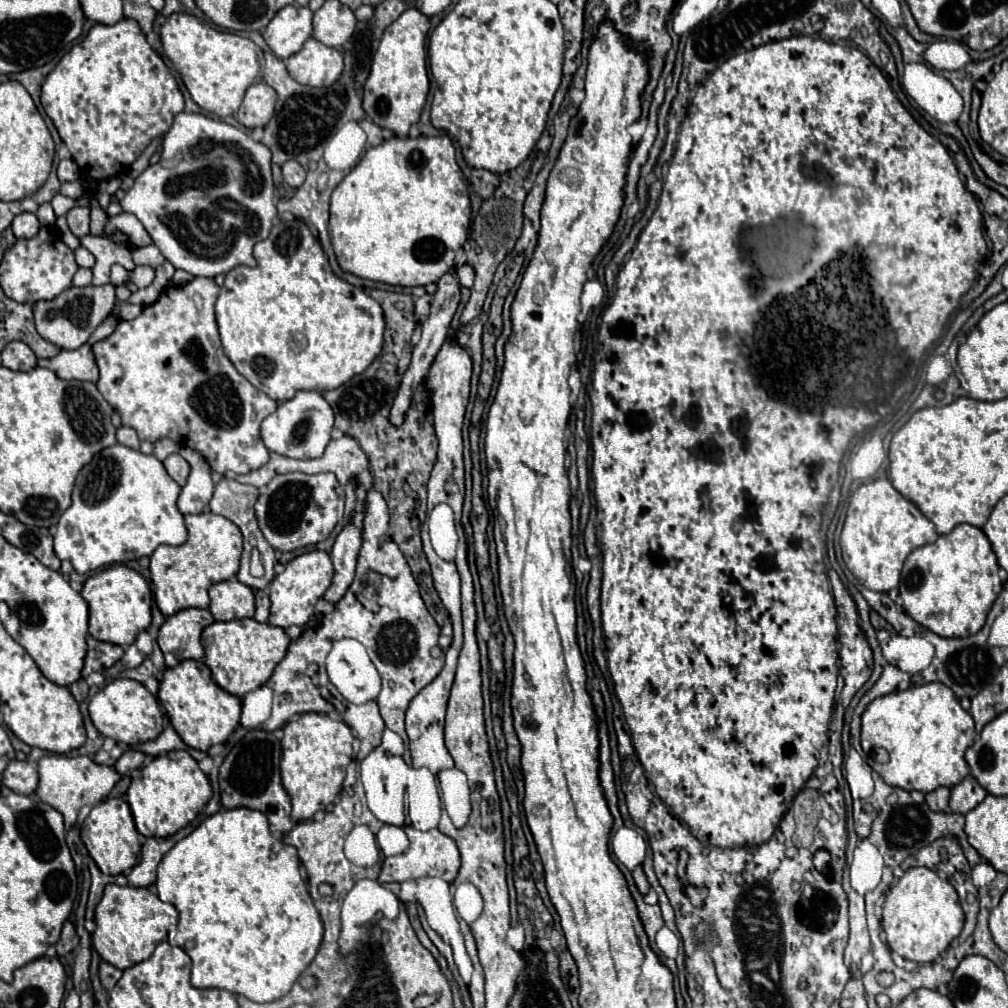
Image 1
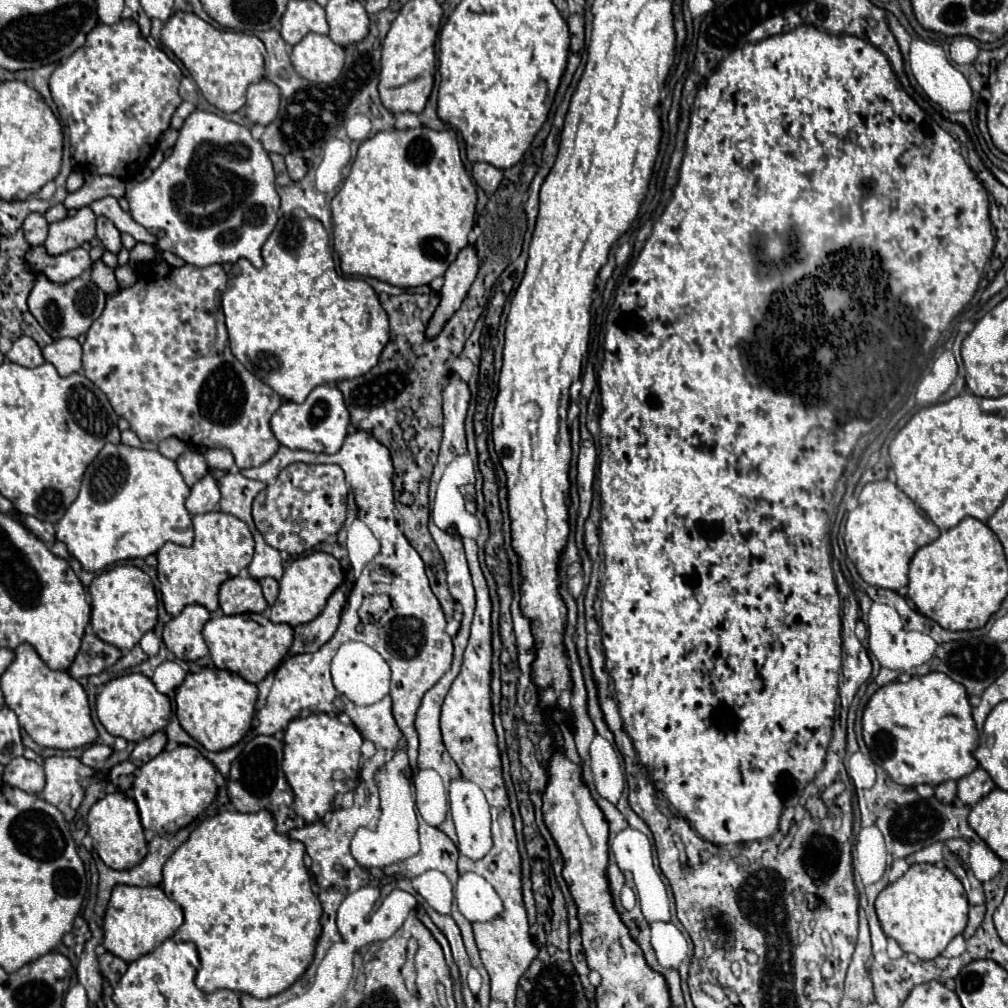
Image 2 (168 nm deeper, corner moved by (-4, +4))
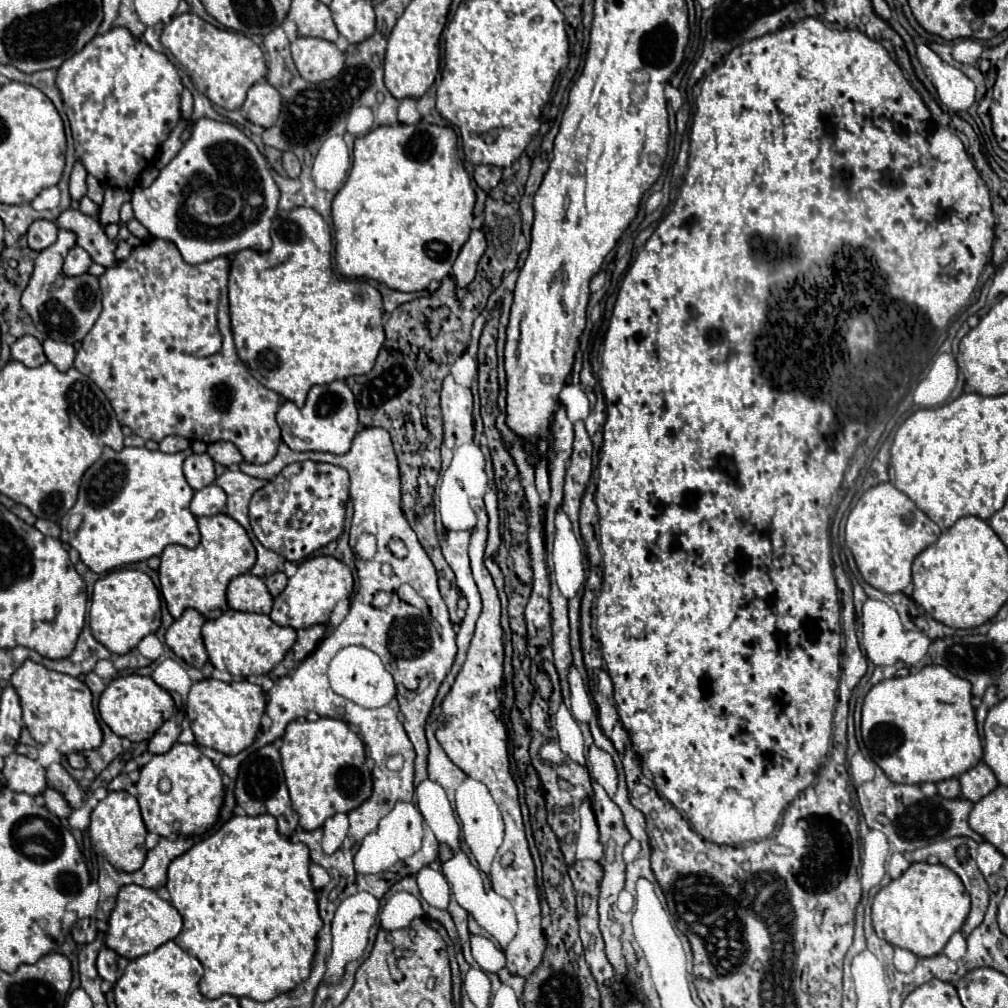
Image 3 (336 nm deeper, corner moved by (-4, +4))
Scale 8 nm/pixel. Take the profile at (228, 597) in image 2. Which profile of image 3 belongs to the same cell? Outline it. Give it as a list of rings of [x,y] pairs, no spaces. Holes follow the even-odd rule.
[[[254,574],[236,576],[228,586],[228,606],[240,612],[270,614],[274,598],[270,596],[264,578]]]

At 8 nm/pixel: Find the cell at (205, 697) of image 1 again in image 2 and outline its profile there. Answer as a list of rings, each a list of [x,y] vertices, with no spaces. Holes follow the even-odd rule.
[[[202,668],[190,672],[176,688],[176,716],[180,726],[206,750],[218,752],[234,746],[252,726],[258,688],[228,670]]]

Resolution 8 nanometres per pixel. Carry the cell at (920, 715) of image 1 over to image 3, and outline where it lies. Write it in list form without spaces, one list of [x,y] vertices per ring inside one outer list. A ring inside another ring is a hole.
[[[924,666],[916,674],[894,676],[878,682],[862,702],[862,740],[870,758],[896,784],[924,784],[956,778],[982,760],[982,742],[976,730],[972,708],[972,686],[968,680],[954,676],[944,666]]]

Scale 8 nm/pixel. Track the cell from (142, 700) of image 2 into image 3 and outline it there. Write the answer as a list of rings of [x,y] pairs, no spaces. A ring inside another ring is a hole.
[[[130,674],[114,678],[106,690],[100,696],[100,718],[110,726],[110,730],[122,738],[128,738],[132,742],[144,742],[154,736],[154,732],[174,714],[176,706],[172,696],[156,686],[156,682],[150,676]]]

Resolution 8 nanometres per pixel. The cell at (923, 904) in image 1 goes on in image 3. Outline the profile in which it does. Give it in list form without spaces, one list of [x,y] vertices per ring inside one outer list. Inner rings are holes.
[[[912,864],[900,878],[880,888],[872,902],[872,922],[880,938],[892,946],[906,948],[916,956],[936,956],[948,938],[958,932],[970,912],[970,898],[960,878],[942,864]]]

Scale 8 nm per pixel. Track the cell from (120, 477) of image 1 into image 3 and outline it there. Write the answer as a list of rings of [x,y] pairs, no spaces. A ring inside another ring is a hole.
[[[104,448],[100,460],[94,462],[82,476],[76,504],[60,521],[60,540],[76,548],[80,560],[96,574],[104,574],[124,564],[160,556],[162,550],[170,544],[196,548],[200,544],[200,532],[196,516],[190,512],[190,500],[194,496],[194,490],[188,486],[182,474],[182,464],[186,456],[188,452],[164,454],[160,450],[152,452],[148,448],[124,448],[120,452],[114,452],[112,448]]]

